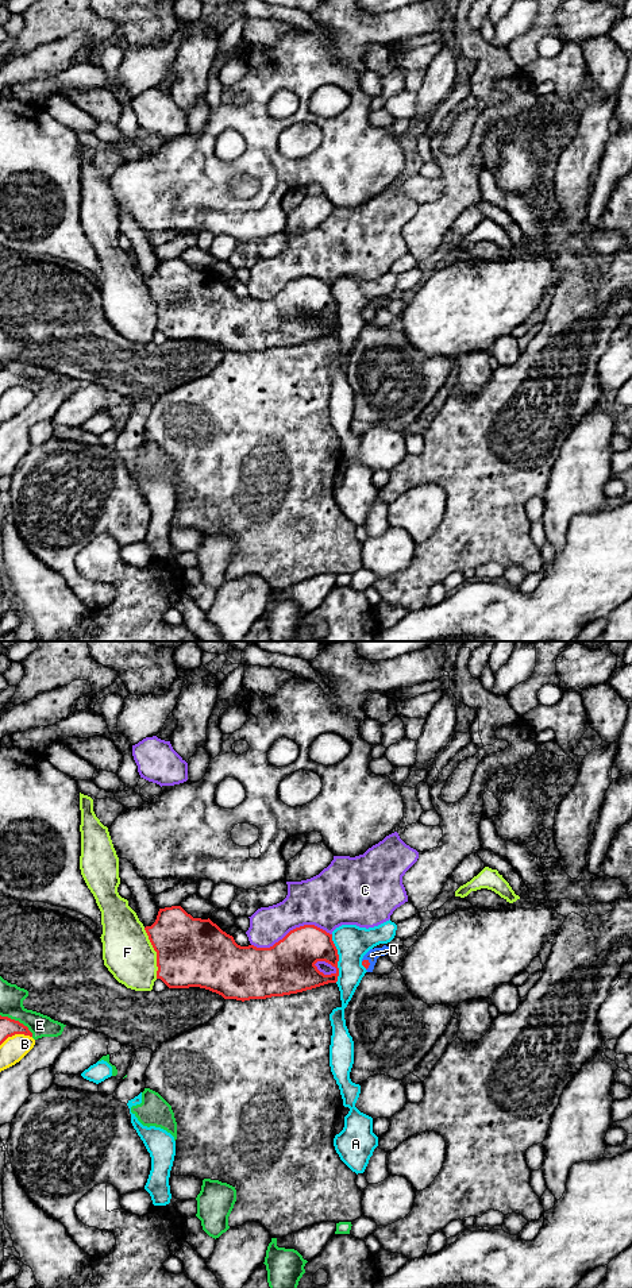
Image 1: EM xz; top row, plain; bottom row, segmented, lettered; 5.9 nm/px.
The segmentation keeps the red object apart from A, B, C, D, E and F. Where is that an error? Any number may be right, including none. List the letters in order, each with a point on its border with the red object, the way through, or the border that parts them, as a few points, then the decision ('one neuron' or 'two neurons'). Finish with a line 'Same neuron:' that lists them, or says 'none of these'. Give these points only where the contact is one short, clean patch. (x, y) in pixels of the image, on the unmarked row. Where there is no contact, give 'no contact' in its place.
A: contact xz (338, 311); two neurons
B: contact xz (15, 385); two neurons
C: contact xz (291, 282); two neurons
D: contact xz (369, 316); way xz (365, 315), (369, 316), (372, 307); one neuron
E: contact xz (18, 373); two neurons
F: contact xz (157, 305); two neurons
Same neuron: D

